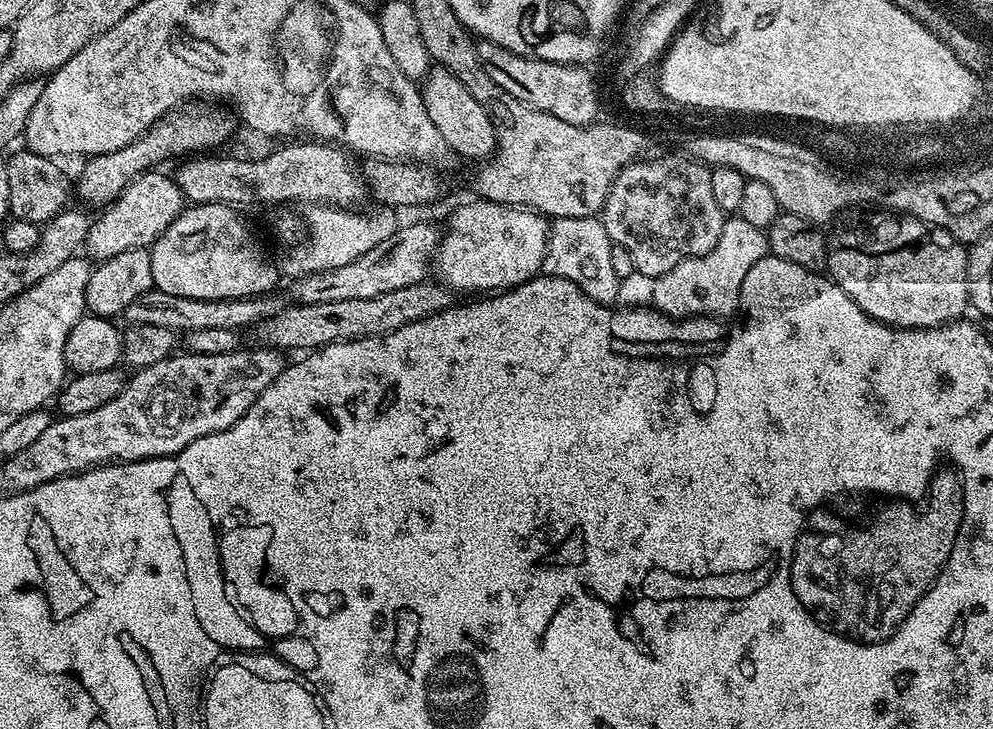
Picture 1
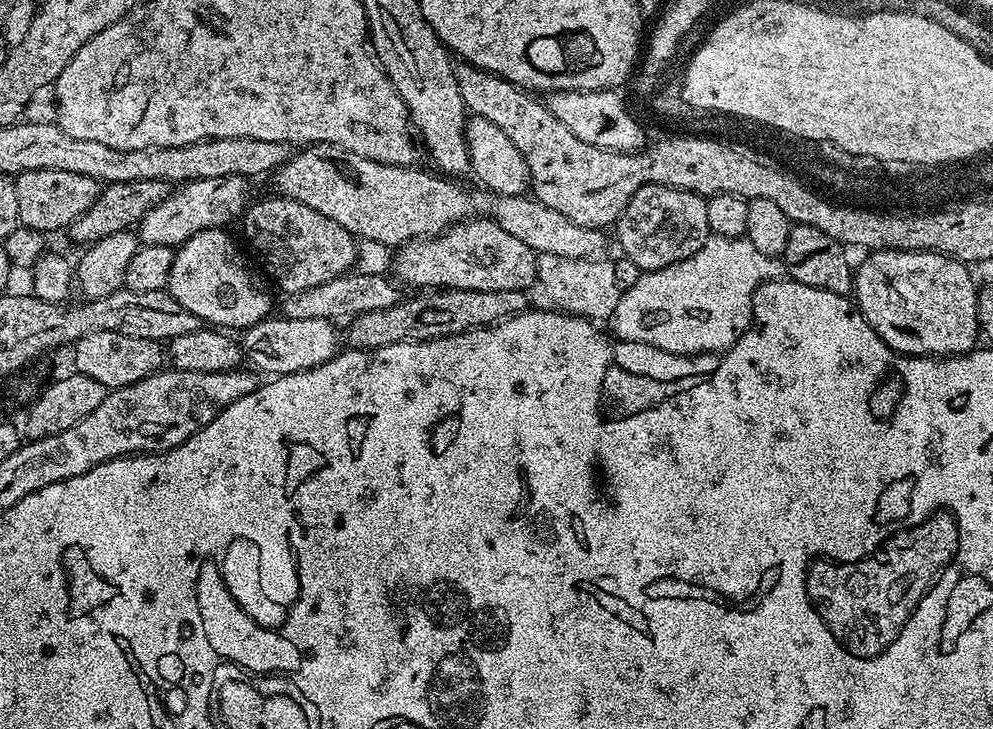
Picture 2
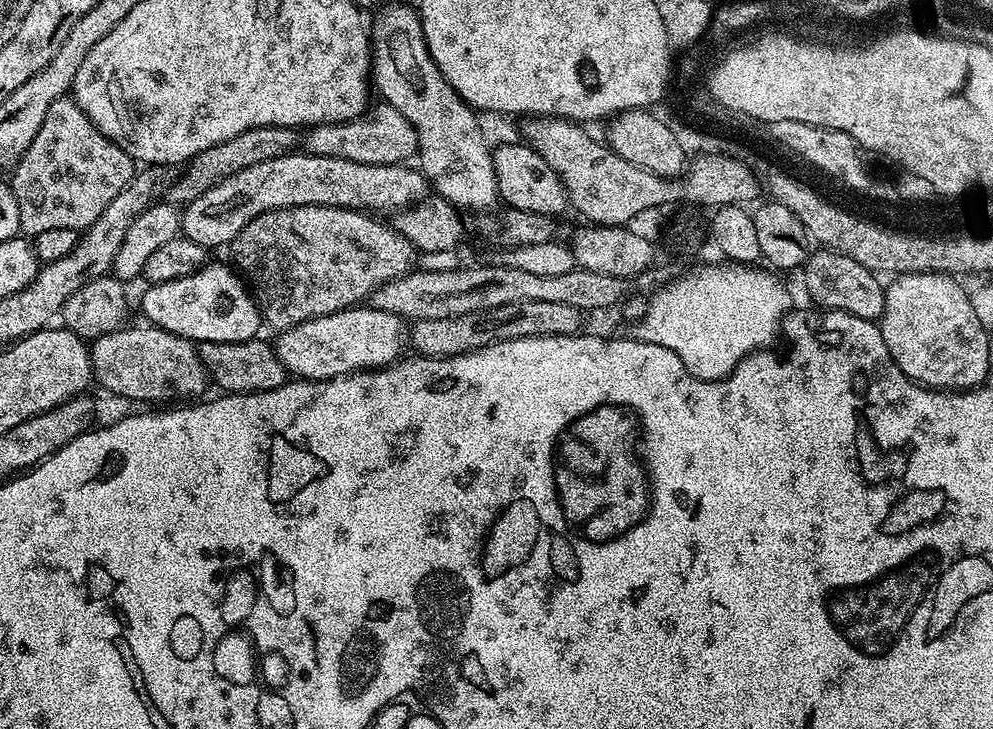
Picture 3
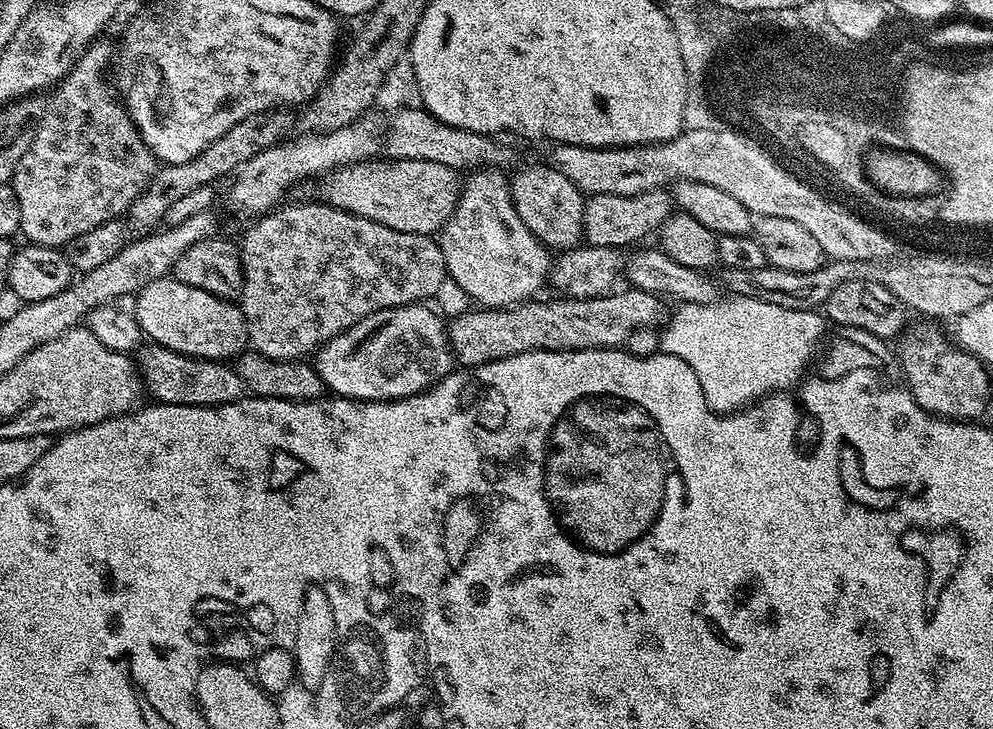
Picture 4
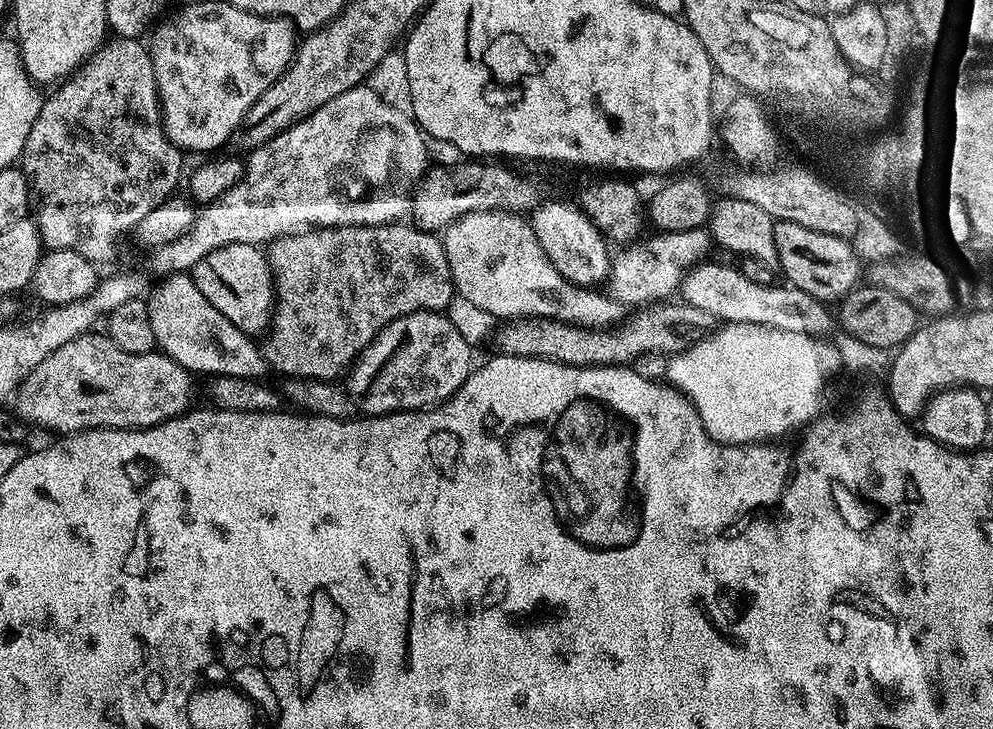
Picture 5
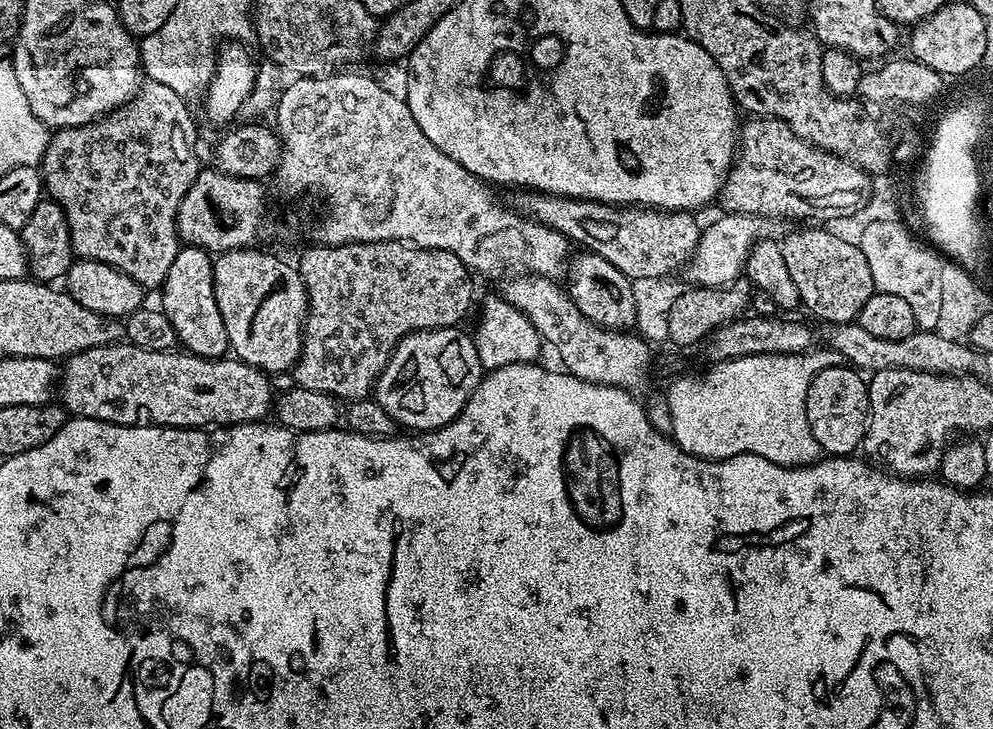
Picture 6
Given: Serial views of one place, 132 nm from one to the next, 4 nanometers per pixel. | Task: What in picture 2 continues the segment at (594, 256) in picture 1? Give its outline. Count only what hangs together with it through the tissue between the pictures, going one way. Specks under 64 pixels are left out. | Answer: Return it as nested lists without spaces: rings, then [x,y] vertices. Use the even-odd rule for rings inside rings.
[[[541,253],[536,261],[536,275],[553,307],[571,315],[583,316],[594,322],[611,319],[622,289],[615,281],[614,262],[605,258],[566,258],[562,255]]]

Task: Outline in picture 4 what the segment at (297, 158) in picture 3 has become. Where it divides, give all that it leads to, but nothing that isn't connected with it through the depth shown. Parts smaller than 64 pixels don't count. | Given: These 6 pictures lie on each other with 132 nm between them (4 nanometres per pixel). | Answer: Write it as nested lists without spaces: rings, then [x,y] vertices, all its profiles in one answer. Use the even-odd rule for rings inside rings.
[[[389,159],[388,164],[376,163],[380,162],[350,164],[327,173],[319,181],[319,199],[350,214],[370,218],[370,222],[382,222],[382,226],[390,226],[390,230],[423,236],[439,233],[460,201],[461,173],[442,166],[442,162],[429,160]]]

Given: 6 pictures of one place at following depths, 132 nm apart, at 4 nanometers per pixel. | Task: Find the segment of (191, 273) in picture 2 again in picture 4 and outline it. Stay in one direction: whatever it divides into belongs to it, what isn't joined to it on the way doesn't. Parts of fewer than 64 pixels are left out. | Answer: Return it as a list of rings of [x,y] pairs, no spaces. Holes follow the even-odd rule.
[[[171,278],[150,282],[136,296],[140,331],[151,343],[203,360],[231,361],[249,347],[244,315],[235,303]]]

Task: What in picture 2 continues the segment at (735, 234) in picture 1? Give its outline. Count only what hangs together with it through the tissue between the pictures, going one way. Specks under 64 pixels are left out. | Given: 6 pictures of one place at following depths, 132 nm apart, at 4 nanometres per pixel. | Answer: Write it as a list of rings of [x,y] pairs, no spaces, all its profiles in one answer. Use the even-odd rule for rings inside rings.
[[[709,235],[708,241],[702,246],[702,250],[698,250],[698,254],[690,254],[690,258],[686,258],[682,262],[674,262],[670,266],[662,266],[662,270],[654,270],[653,272],[641,272],[638,282],[634,282],[634,286],[623,289],[618,298],[618,306],[615,307],[610,319],[611,335],[618,340],[629,340],[630,342],[638,342],[639,344],[649,344],[658,350],[666,350],[670,354],[678,354],[679,356],[698,356],[701,354],[719,354],[727,352],[734,346],[734,342],[738,342],[738,338],[746,331],[749,324],[753,323],[752,318],[752,295],[759,284],[764,284],[768,280],[778,280],[785,275],[783,259],[767,256],[762,254],[762,250],[754,247],[754,242],[750,242],[744,236],[724,237],[717,235]]]

